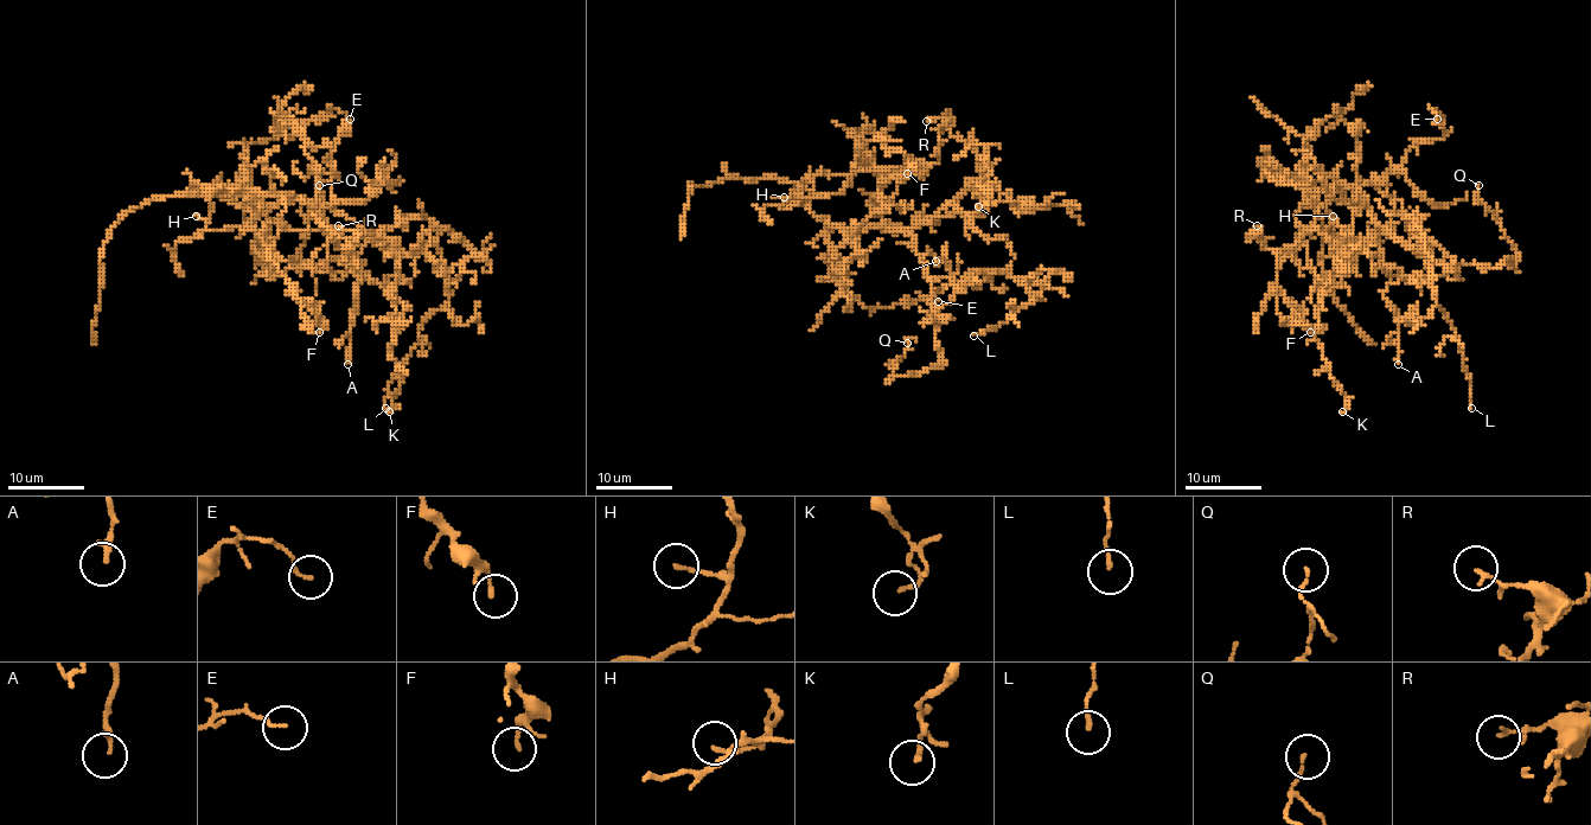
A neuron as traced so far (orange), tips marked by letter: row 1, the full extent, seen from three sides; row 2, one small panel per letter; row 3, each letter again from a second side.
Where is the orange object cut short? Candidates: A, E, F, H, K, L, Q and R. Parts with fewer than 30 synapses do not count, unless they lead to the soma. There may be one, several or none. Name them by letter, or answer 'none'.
none

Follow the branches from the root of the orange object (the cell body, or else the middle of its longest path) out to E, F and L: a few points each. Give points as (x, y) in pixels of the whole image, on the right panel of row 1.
E: (1367, 204), (1361, 185), (1379, 184), (1417, 144), (1441, 138), (1445, 123), (1433, 109), (1437, 119)
F: (1367, 204), (1346, 185), (1314, 187), (1304, 197), (1297, 213), (1298, 244), (1279, 266), (1276, 286), (1310, 332)
L: (1367, 204), (1379, 223), (1427, 256), (1409, 229), (1409, 216), (1417, 222), (1436, 304), (1464, 358), (1471, 408)

